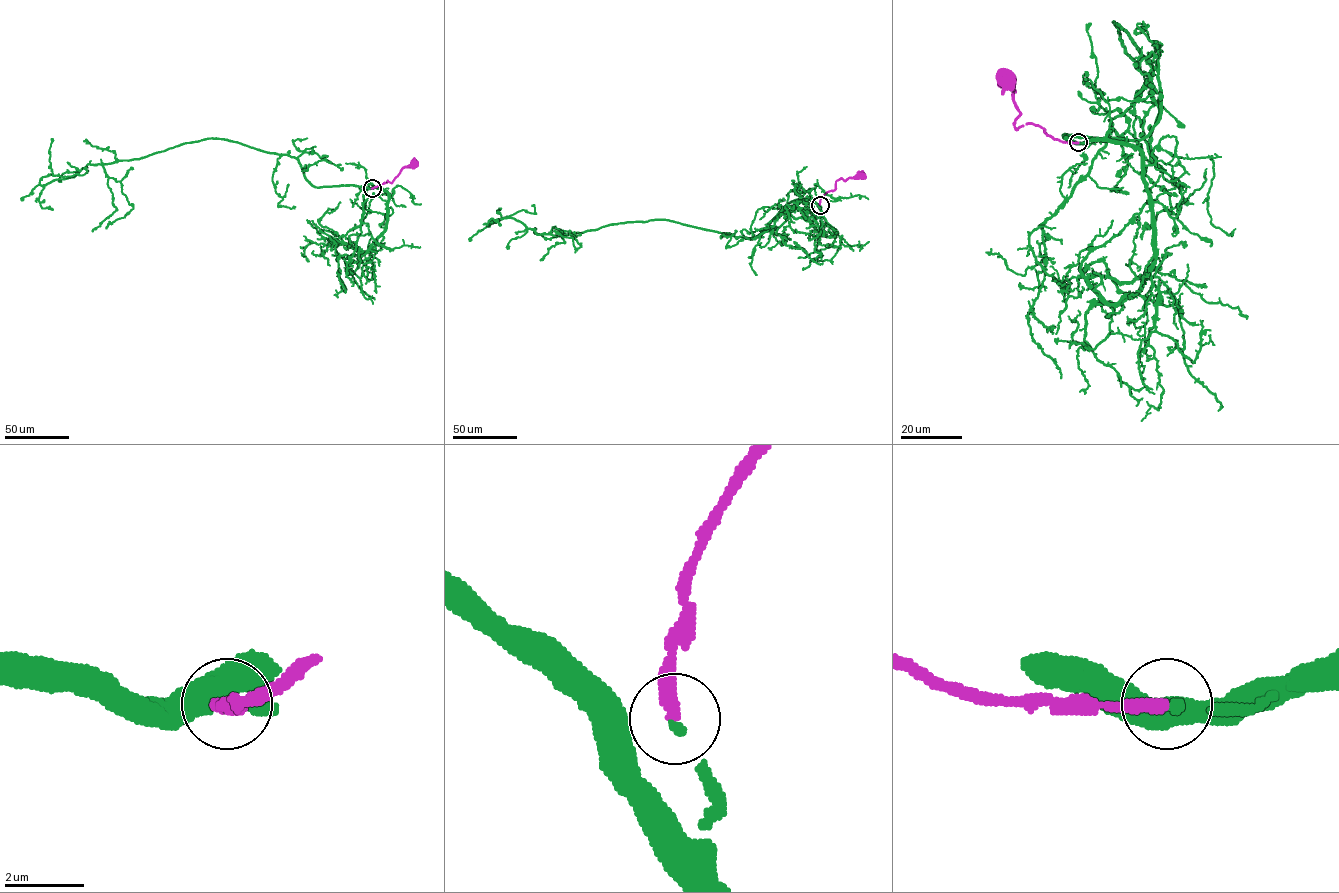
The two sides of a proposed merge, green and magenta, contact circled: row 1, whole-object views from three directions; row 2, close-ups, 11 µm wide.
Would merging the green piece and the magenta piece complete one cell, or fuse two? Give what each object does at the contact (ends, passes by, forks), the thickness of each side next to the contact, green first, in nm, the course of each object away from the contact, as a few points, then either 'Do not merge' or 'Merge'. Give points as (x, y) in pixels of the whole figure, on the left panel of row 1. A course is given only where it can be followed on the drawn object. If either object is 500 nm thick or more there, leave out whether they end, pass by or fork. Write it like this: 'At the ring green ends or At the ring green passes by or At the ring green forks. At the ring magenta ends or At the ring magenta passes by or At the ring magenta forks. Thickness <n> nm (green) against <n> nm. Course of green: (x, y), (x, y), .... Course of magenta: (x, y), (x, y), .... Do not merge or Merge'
At the ring green ends. At the ring magenta ends. Thickness 180 nm (green) against 320 nm. Course of green: (372, 188), (314, 187), (294, 157), (217, 138), (39, 182), (84, 167). Course of magenta: (372, 188), (387, 180), (392, 182), (403, 168), (411, 166), (414, 162). Merge

